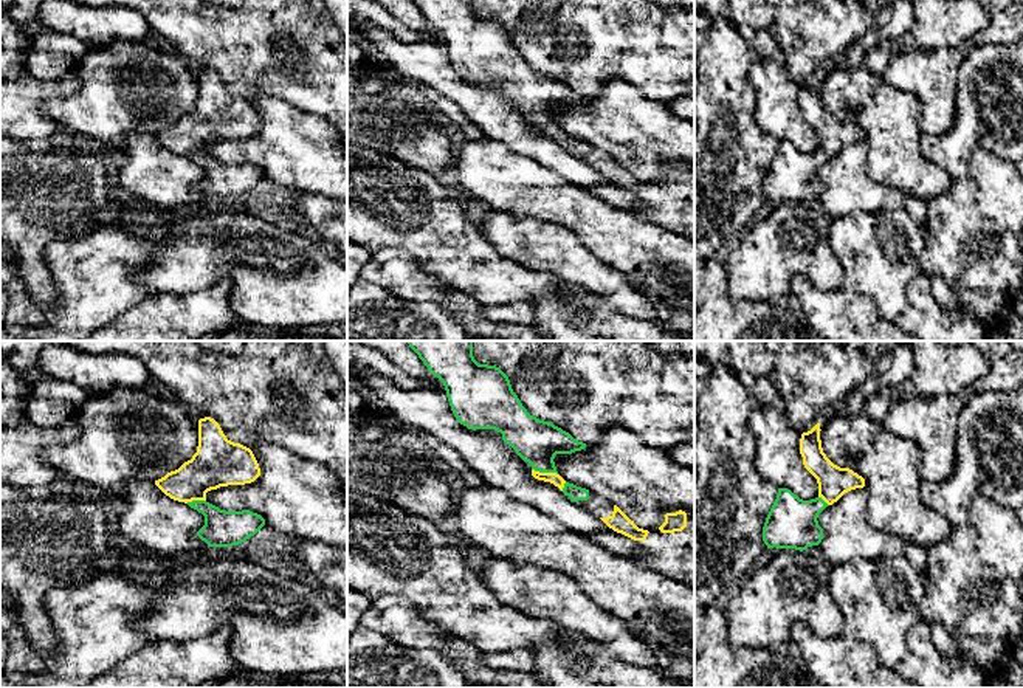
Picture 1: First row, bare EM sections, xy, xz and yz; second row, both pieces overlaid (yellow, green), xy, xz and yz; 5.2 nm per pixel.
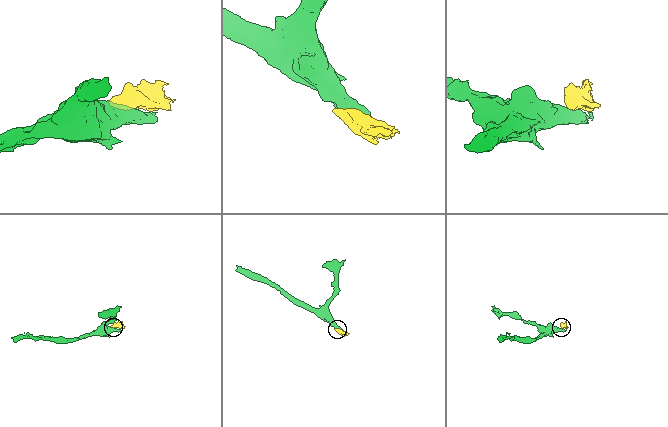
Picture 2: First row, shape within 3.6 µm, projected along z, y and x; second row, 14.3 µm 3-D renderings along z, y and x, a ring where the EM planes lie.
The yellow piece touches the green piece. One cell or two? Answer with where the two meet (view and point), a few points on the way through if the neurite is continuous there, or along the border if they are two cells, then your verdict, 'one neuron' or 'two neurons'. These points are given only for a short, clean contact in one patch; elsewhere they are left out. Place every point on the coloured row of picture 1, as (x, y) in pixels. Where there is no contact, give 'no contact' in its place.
xz (544, 473) | one neuron

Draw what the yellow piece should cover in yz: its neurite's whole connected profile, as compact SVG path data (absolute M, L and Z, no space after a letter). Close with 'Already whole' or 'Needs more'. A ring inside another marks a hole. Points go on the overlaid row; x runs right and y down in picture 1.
M820 423L800 439L800 454L804 468L817 479L818 497L828 505L837 502L845 493L863 488L865 479L849 468L834 465L822 448Z. Already whole

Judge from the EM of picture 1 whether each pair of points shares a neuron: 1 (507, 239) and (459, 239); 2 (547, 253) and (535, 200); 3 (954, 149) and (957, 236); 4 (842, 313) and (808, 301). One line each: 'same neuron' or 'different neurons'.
1: different neurons
2: different neurons
3: same neuron
4: same neuron

